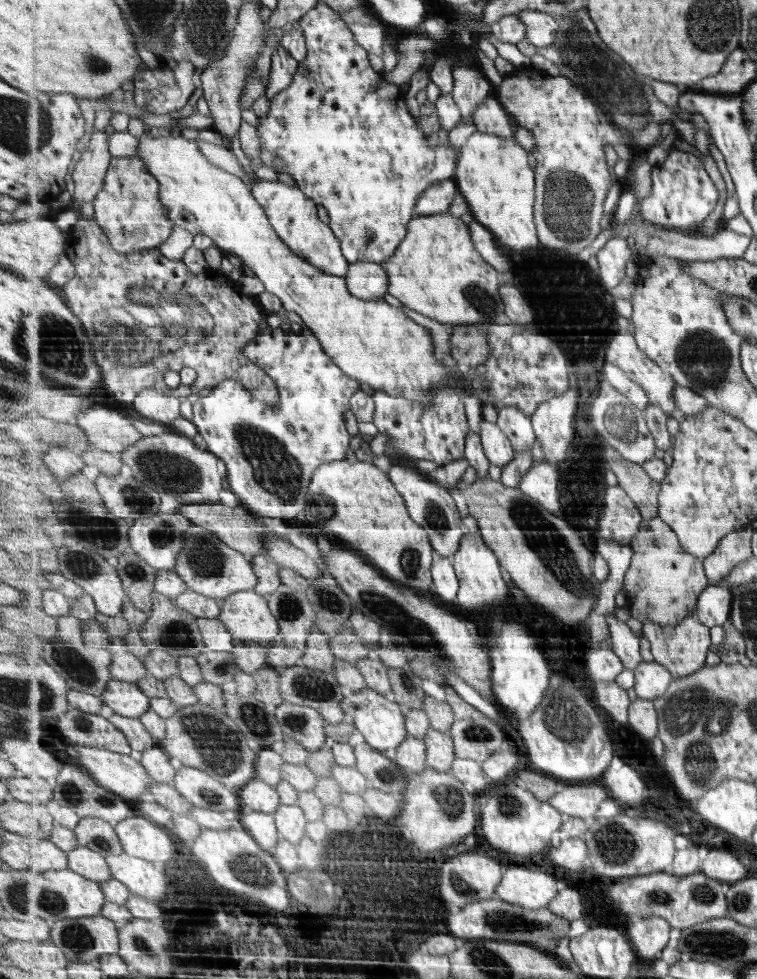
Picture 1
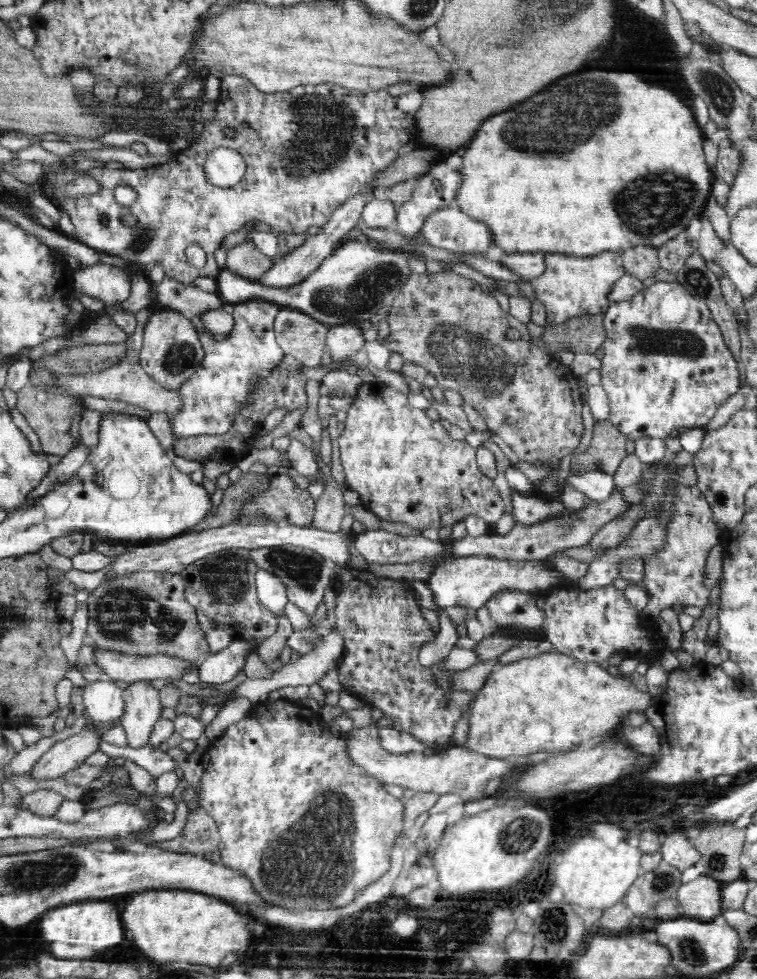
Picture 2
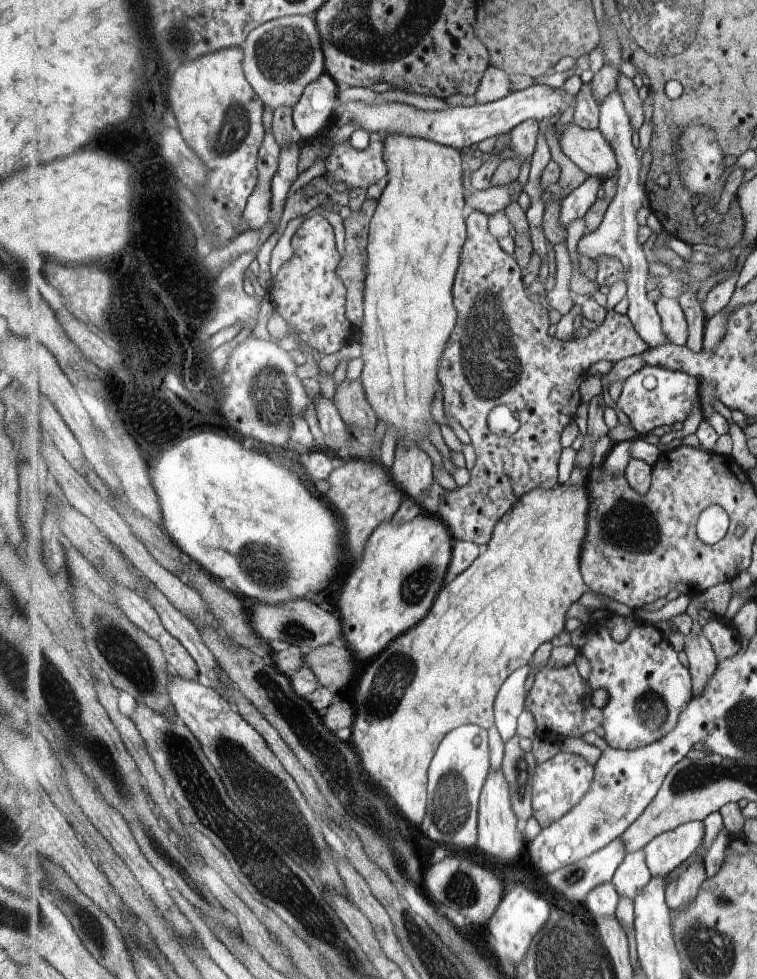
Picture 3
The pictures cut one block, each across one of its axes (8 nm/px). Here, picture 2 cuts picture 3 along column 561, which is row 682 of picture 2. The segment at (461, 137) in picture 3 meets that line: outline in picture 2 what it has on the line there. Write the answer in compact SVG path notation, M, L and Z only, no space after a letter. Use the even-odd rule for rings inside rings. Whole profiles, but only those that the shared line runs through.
M96 680L83 687L82 698L86 714L100 722L113 722L120 719L125 707L122 688L114 681Z

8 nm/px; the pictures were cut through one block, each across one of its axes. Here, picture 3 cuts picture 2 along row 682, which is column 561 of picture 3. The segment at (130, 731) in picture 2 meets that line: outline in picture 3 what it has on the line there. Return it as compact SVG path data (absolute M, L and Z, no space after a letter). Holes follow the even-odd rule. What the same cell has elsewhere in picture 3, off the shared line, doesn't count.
M573 122L562 132L559 144L563 154L589 177L601 175L607 180L620 166L599 128L583 128Z

